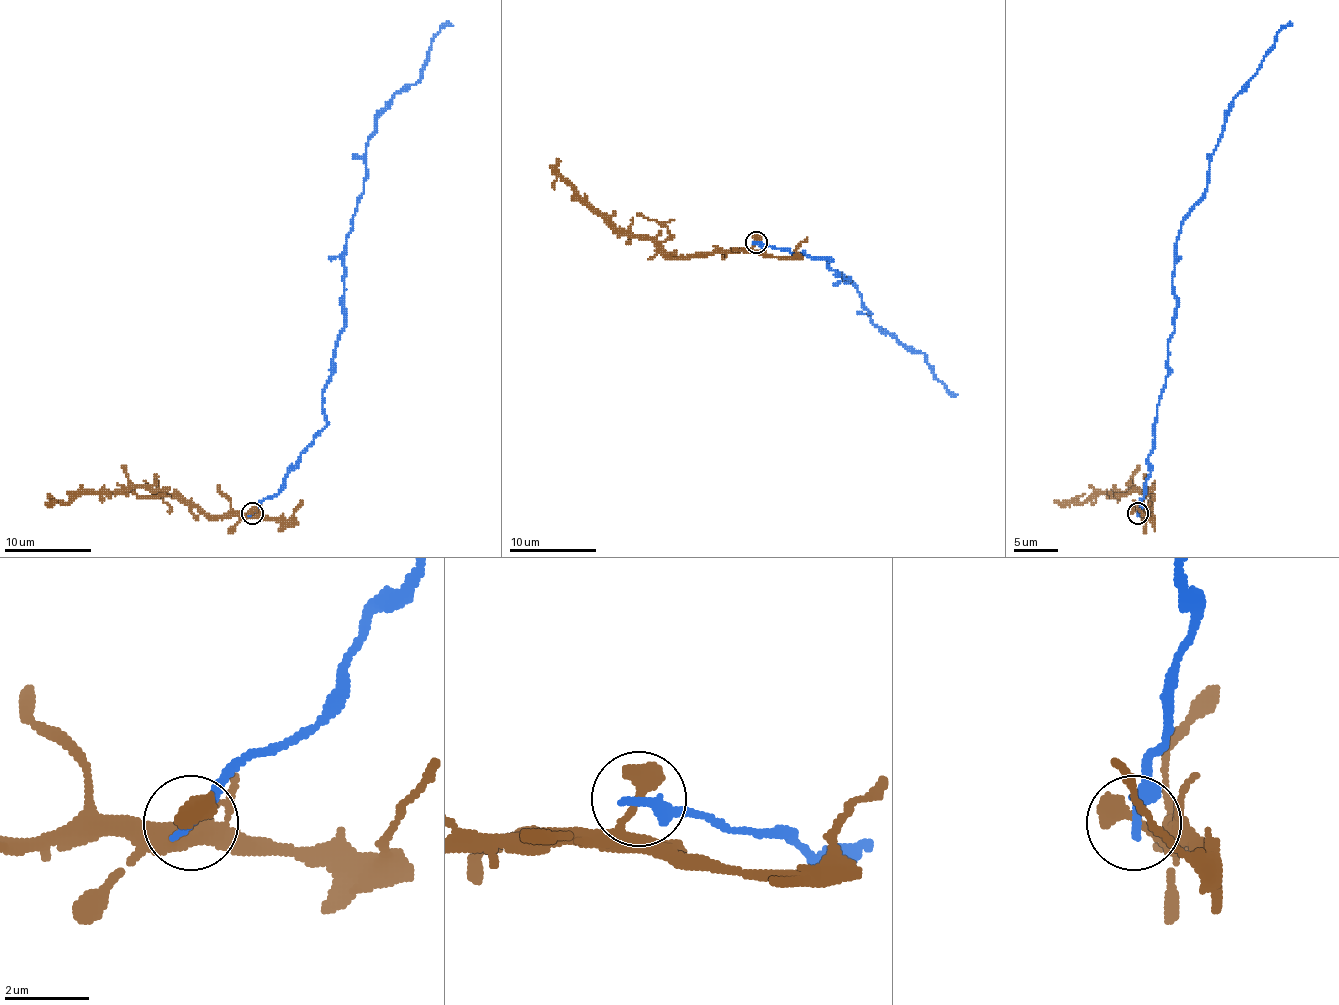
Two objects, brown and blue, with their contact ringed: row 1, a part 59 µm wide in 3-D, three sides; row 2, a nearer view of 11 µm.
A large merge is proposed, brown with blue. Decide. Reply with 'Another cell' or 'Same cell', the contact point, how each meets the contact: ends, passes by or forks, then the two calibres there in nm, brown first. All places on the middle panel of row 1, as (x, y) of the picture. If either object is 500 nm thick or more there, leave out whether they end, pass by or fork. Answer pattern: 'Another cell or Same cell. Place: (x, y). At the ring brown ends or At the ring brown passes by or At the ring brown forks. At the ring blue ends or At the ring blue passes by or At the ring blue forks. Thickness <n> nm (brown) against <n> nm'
Another cell. Place: (756, 242). Thickness 500 nm (brown) against 220 nm

